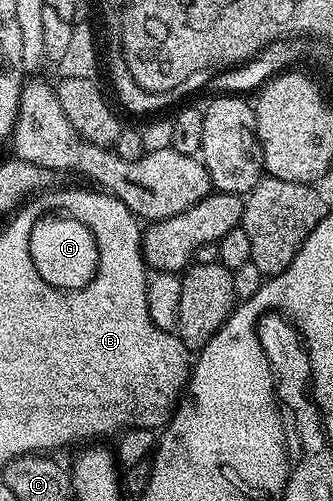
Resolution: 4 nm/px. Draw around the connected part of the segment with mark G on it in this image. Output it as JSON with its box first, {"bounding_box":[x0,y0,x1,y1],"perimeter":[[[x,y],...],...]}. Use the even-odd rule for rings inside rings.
{"bounding_box":[30,214,98,290],"perimeter":[[[44,214],[34,223],[30,235],[30,253],[40,278],[54,288],[73,290],[88,286],[98,269],[98,237],[95,229],[89,223],[76,221],[65,214]]]}

